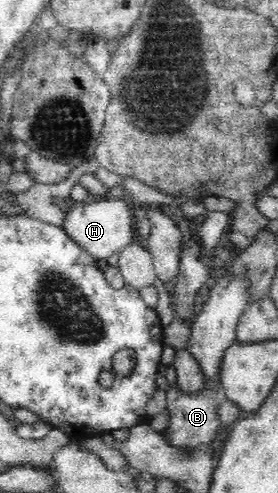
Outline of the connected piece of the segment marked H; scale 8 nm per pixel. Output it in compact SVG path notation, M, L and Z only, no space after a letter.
M108 199L92 201L89 204L76 203L63 220L63 231L82 251L96 260L108 258L112 253L120 253L127 244L136 241L131 207L133 202L126 199Z

